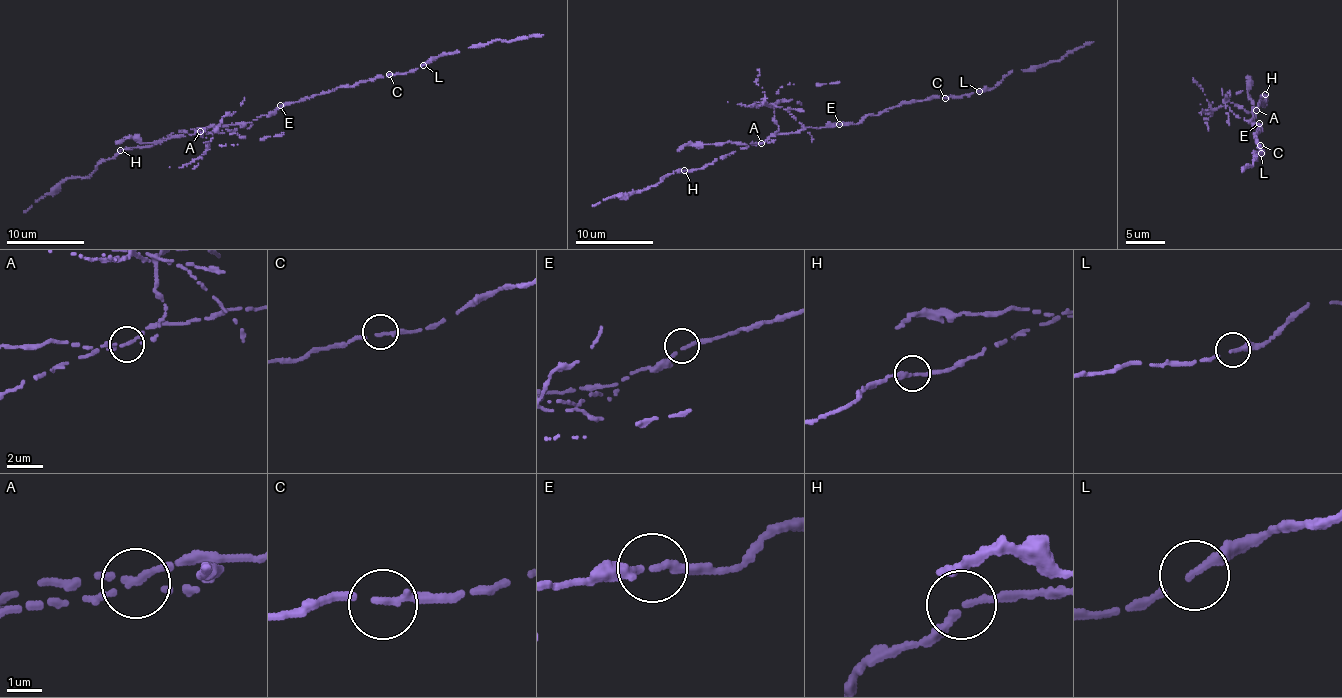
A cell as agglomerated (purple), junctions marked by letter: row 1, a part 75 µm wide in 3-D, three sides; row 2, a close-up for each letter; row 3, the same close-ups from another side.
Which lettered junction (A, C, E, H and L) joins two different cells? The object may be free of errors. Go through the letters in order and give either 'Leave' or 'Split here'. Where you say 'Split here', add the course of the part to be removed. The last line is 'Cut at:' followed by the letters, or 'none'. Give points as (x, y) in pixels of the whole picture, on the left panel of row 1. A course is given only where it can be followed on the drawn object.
A: Split here
C: Leave
E: Leave
H: Leave
L: Leave
Cut at: A

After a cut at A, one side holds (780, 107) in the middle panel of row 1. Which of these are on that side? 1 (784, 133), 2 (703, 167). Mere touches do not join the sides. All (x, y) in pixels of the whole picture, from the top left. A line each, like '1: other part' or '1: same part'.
1: other part
2: other part

